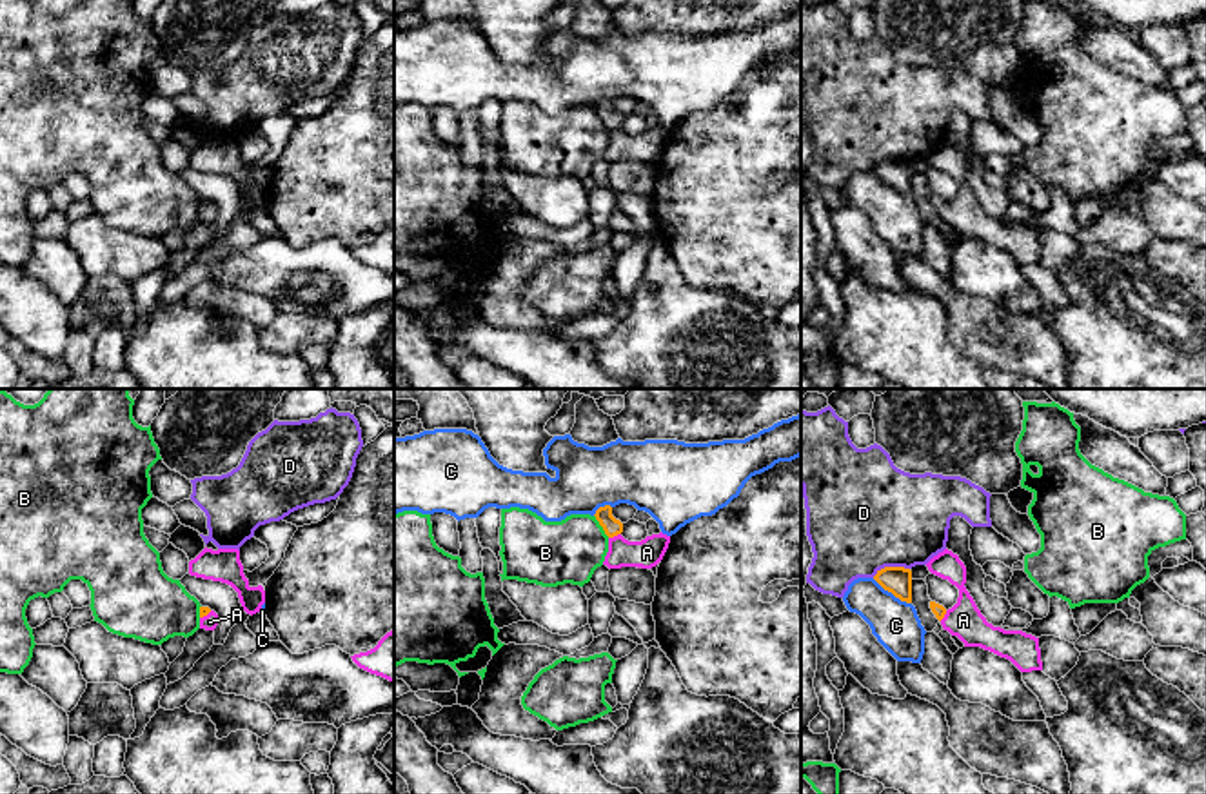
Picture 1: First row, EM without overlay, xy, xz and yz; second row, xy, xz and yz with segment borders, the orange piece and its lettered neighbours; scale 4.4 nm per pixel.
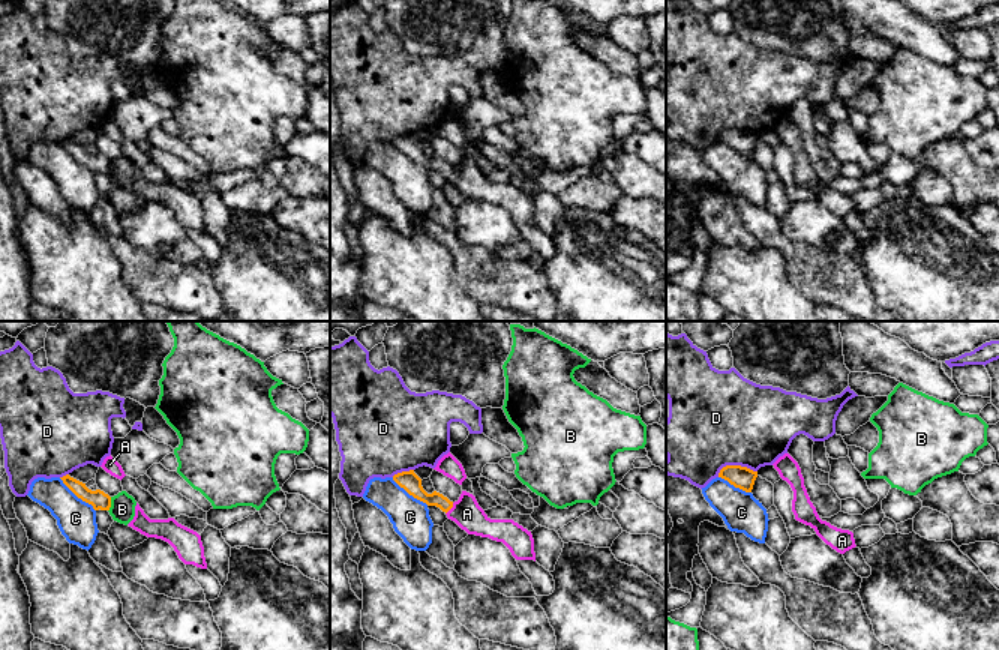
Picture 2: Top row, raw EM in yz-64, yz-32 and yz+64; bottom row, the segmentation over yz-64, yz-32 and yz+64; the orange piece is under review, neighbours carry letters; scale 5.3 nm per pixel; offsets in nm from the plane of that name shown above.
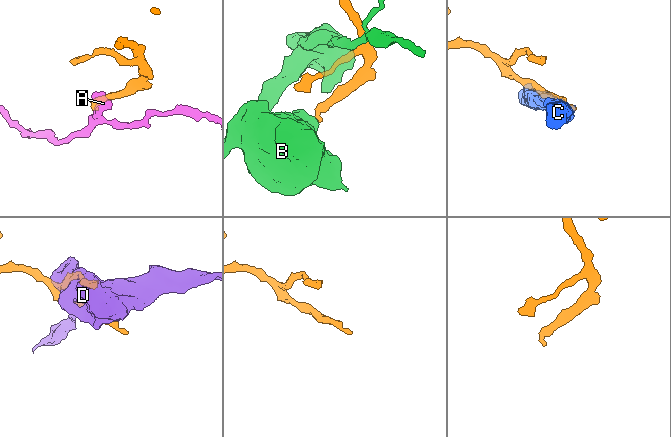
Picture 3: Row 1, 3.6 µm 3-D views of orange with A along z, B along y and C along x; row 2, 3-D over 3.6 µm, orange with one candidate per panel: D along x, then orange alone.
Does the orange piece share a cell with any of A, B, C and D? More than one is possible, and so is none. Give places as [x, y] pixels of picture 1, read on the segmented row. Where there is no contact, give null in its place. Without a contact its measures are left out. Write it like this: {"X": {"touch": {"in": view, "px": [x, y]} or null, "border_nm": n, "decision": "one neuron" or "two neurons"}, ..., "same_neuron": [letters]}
{"A": {"touch": {"in": "xz", "px": [614, 535]}, "border_nm": 60, "decision": "one neuron"}, "B": {"touch": {"in": "xz", "px": [600, 524]}, "border_nm": 120, "decision": "two neurons"}, "C": {"touch": {"in": "yz", "px": [892, 593]}, "border_nm": 200, "decision": "two neurons"}, "D": {"touch": {"in": "yz", "px": [890, 567]}, "border_nm": 170, "decision": "two neurons"}, "same_neuron": ["A"]}

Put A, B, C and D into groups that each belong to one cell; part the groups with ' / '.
A / B / C / D

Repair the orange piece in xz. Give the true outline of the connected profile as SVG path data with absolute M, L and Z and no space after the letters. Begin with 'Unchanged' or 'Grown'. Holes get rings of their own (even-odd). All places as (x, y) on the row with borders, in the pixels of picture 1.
Grown. M610 505L599 507L594 516L608 536L608 552L603 561L608 569L652 569L663 560L670 536L659 532L641 541L628 541L621 536L623 523L612 516Z

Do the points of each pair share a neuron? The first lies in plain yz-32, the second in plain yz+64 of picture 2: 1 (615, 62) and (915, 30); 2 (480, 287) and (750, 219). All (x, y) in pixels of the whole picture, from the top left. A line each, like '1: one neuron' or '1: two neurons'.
1: one neuron
2: one neuron

